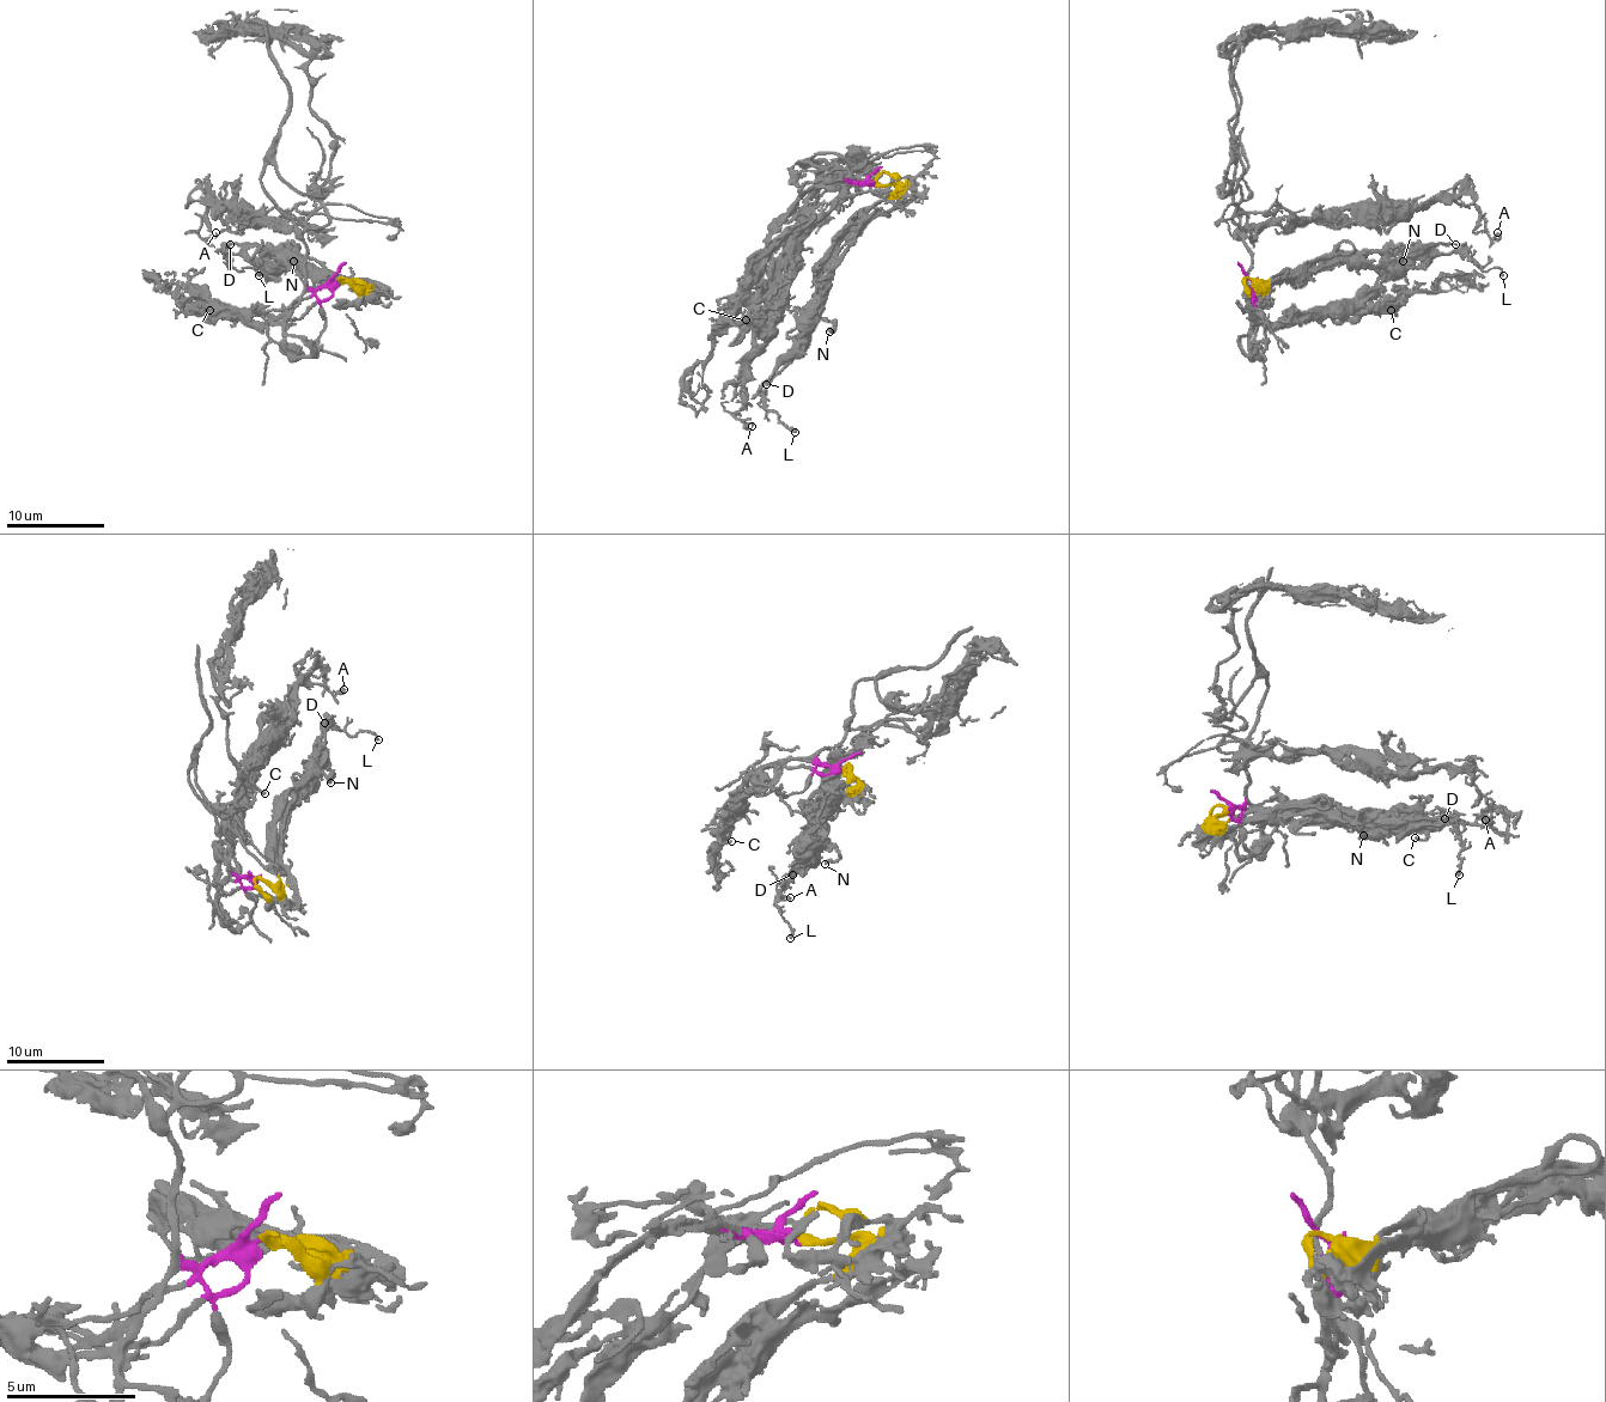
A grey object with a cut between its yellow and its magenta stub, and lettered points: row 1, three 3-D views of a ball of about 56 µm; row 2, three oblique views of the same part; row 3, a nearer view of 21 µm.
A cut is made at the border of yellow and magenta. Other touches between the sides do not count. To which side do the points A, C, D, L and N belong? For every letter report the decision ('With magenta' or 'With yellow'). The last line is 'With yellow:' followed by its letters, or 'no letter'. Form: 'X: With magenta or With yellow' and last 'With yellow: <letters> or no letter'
A: With magenta
C: With magenta
D: With yellow
L: With yellow
N: With yellow
With yellow: D, L, N

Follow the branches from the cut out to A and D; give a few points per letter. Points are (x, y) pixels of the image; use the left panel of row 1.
A: (338, 279), (308, 286), (308, 227), (235, 214), (218, 200), (205, 200), (210, 205), (198, 232), (214, 232)
D: (340, 279), (360, 279), (318, 274), (298, 254), (230, 244)

